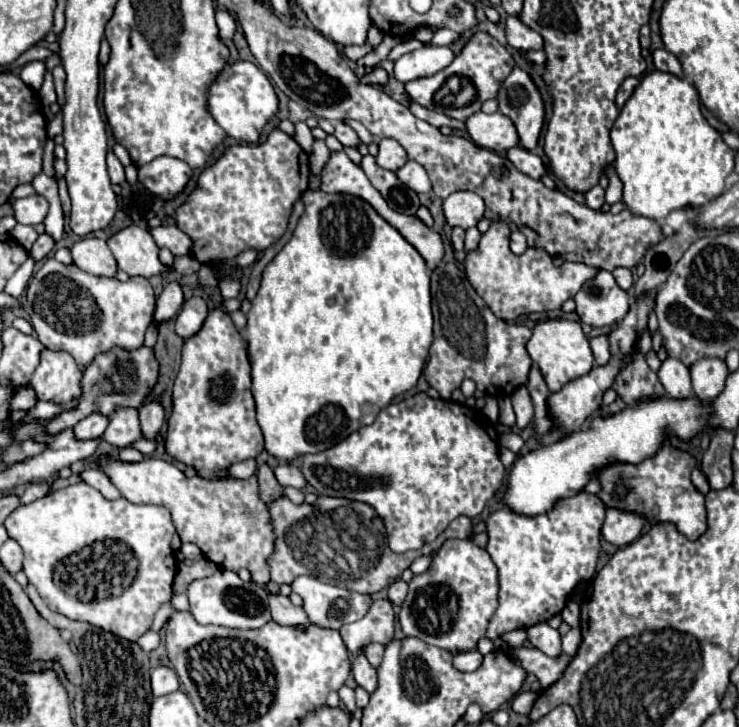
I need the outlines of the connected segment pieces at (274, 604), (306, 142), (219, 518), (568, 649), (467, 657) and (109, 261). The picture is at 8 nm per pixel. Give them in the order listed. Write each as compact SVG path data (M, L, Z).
M269 593L269 607L271 607L271 617L279 625L301 625L305 627L309 623L307 615L303 613L303 607L295 607L289 597L285 595L271 595Z
M297 121L297 123L295 123L295 141L297 141L307 153L311 153L313 135L311 135L311 129L307 127L305 121Z
M101 455L97 459L99 469L111 479L119 493L131 503L163 505L173 517L173 525L181 535L181 541L195 543L207 559L219 567L239 571L241 567L251 571L255 583L265 585L269 581L267 557L273 553L273 533L267 505L259 501L257 477L249 479L205 479L201 475L187 477L173 463L161 459L143 459L139 463L125 463L121 459Z
M569 629L569 633L563 635L563 653L573 657L581 645L581 631L579 629Z
M465 651L465 653L457 653L453 659L453 665L459 671L475 671L479 669L479 665L483 663L483 655L479 651Z
M85 237L71 247L73 263L91 275L113 277L117 273L117 261L105 239Z

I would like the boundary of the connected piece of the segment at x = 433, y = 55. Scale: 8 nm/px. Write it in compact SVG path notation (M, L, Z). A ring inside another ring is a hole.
M423 43L421 49L415 49L395 61L395 77L401 83L427 77L445 69L453 61L455 53L449 47L439 47L431 43Z

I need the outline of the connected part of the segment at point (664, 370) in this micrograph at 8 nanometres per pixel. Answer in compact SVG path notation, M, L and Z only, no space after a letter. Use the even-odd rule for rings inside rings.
M667 357L661 363L661 369L659 369L657 375L659 375L659 381L665 387L669 397L673 397L673 399L689 399L689 397L693 397L689 369L679 359Z

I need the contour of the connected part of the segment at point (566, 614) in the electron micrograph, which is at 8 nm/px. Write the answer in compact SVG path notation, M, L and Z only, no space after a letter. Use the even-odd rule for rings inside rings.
M569 601L561 615L563 615L563 621L565 621L565 623L569 623L571 627L579 627L579 605L577 605L577 603Z

